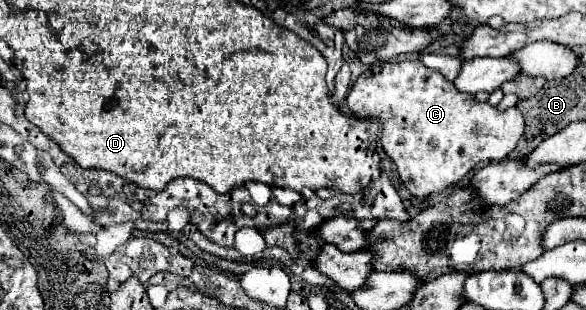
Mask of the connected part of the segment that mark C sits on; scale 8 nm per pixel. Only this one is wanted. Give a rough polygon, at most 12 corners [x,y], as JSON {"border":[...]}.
{"border":[[409,59],[345,103],[417,199],[507,159],[525,131]]}

